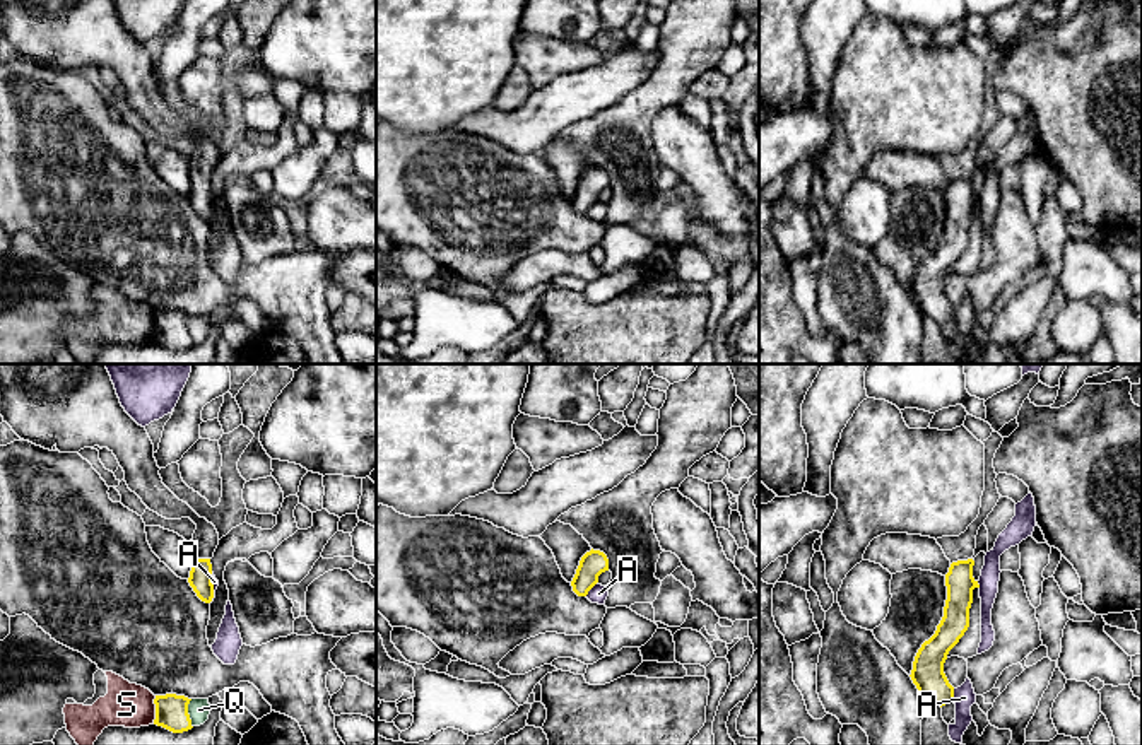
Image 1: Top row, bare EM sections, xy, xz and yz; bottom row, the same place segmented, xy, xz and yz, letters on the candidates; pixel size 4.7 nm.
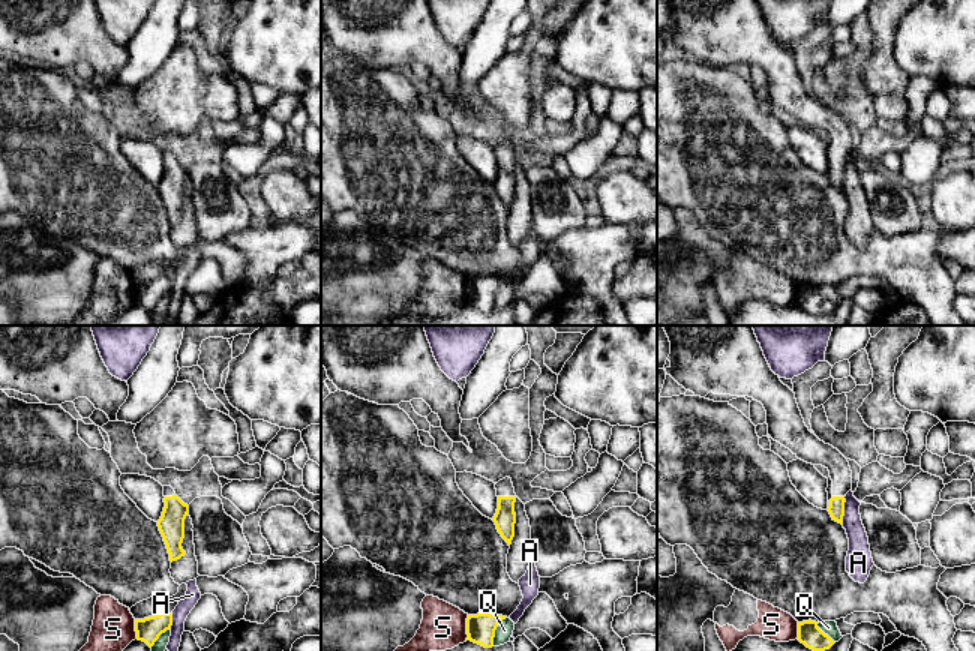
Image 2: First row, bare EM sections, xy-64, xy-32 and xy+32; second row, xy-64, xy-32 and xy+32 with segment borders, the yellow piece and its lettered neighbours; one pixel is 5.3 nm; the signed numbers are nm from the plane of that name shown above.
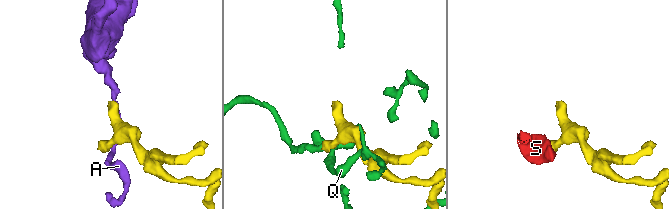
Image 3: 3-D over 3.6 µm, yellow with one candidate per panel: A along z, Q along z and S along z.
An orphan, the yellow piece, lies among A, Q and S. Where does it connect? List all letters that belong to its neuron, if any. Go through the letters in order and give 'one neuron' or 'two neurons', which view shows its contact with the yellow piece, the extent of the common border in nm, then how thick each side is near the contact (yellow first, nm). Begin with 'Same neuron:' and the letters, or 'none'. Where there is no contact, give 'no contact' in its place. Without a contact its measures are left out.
Same neuron: none
A: two neurons; meets yellow in xz; contact 90 nm long; 120 nm thick on the yellow side, 90 nm on the other
Q: two neurons; meets yellow in xy; contact 140 nm long; 160 nm thick on the yellow side, 110 nm on the other
S: two neurons; meets yellow in xy; contact 140 nm long; 160 nm thick on the yellow side, 220 nm on the other

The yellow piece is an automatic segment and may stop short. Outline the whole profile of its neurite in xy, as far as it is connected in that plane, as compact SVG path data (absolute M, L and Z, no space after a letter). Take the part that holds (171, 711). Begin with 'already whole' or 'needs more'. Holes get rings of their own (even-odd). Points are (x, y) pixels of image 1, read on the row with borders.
already whole; M176 694L156 695L156 719L154 724L162 726L173 733L191 730L188 704L191 699Z

